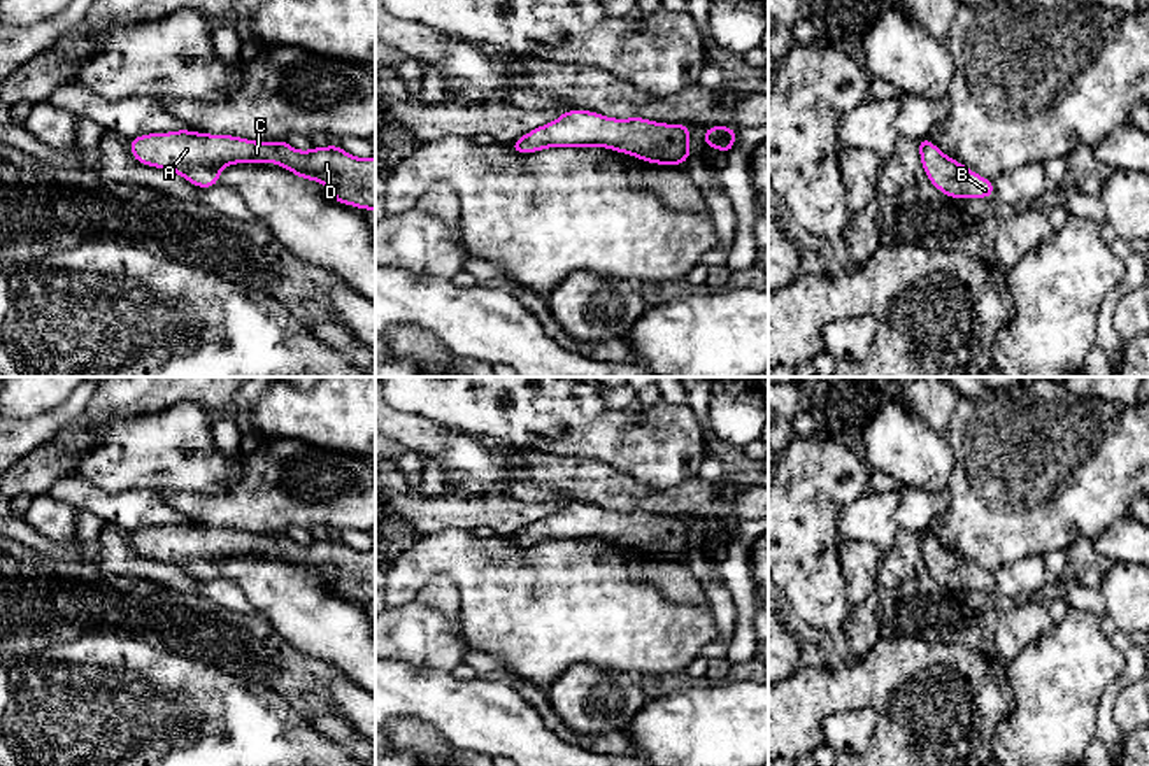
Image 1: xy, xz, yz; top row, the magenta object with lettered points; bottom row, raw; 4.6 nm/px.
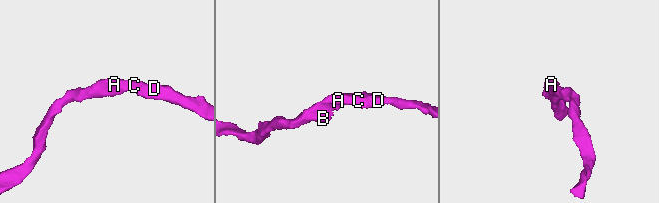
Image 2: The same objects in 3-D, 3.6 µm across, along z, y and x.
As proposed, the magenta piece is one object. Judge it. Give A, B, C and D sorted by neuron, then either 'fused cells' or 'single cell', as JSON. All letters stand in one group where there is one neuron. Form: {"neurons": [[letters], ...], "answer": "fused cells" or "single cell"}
{"neurons": [["A", "B", "C", "D"]], "answer": "single cell"}

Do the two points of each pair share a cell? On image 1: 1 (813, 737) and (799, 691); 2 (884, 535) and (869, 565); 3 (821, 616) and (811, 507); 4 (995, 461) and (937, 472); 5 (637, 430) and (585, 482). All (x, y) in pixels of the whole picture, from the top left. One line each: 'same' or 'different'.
1: same
2: different
3: same
4: different
5: different

